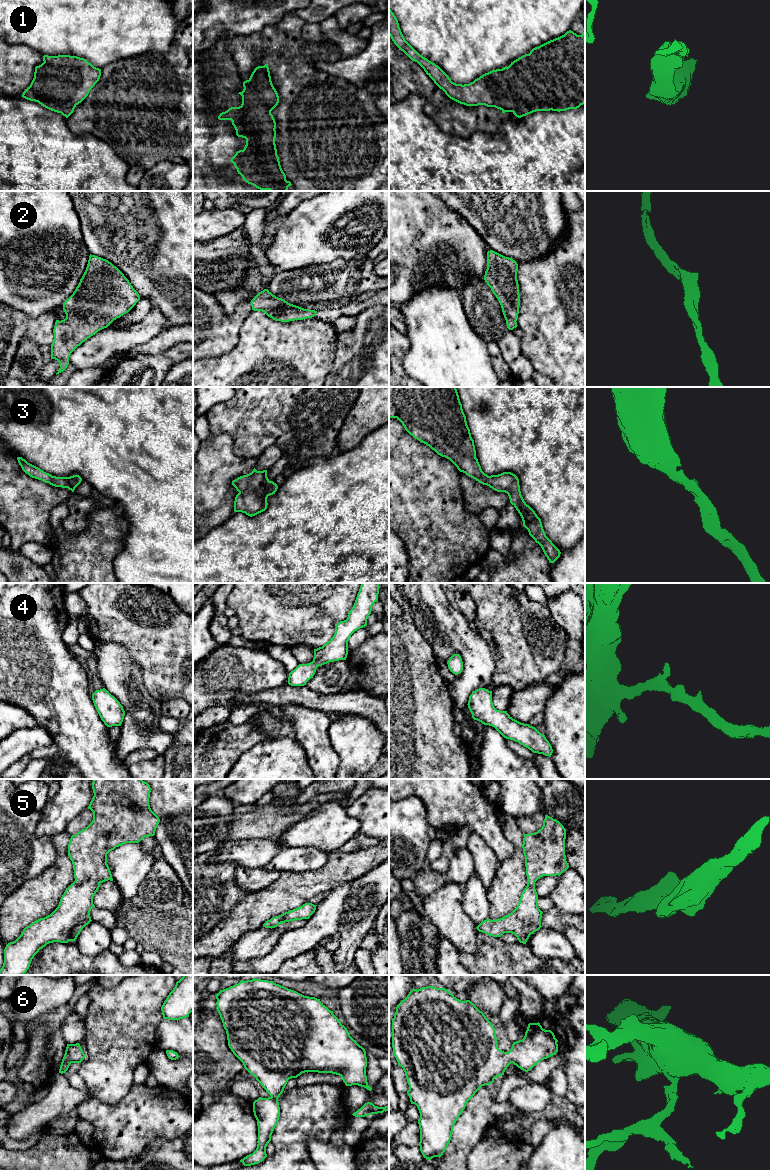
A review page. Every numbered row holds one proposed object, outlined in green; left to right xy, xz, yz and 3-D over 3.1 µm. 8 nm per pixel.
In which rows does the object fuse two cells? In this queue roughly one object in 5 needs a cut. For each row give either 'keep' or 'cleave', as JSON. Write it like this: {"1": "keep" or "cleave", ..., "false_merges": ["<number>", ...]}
{"1": "keep", "2": "keep", "3": "keep", "4": "keep", "5": "keep", "6": "keep", "false_merges": []}

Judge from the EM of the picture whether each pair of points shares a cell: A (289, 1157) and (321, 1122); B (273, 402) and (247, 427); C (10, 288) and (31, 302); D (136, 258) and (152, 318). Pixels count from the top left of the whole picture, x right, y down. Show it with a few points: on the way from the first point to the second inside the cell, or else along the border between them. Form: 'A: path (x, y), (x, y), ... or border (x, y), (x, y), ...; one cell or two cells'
A: path (291, 1147), (311, 1127); one cell
B: path (267, 408), (253, 421); one cell
C: path (15, 288), (26, 299); one cell
D: border (152, 307), (156, 307), (169, 324); two cells

